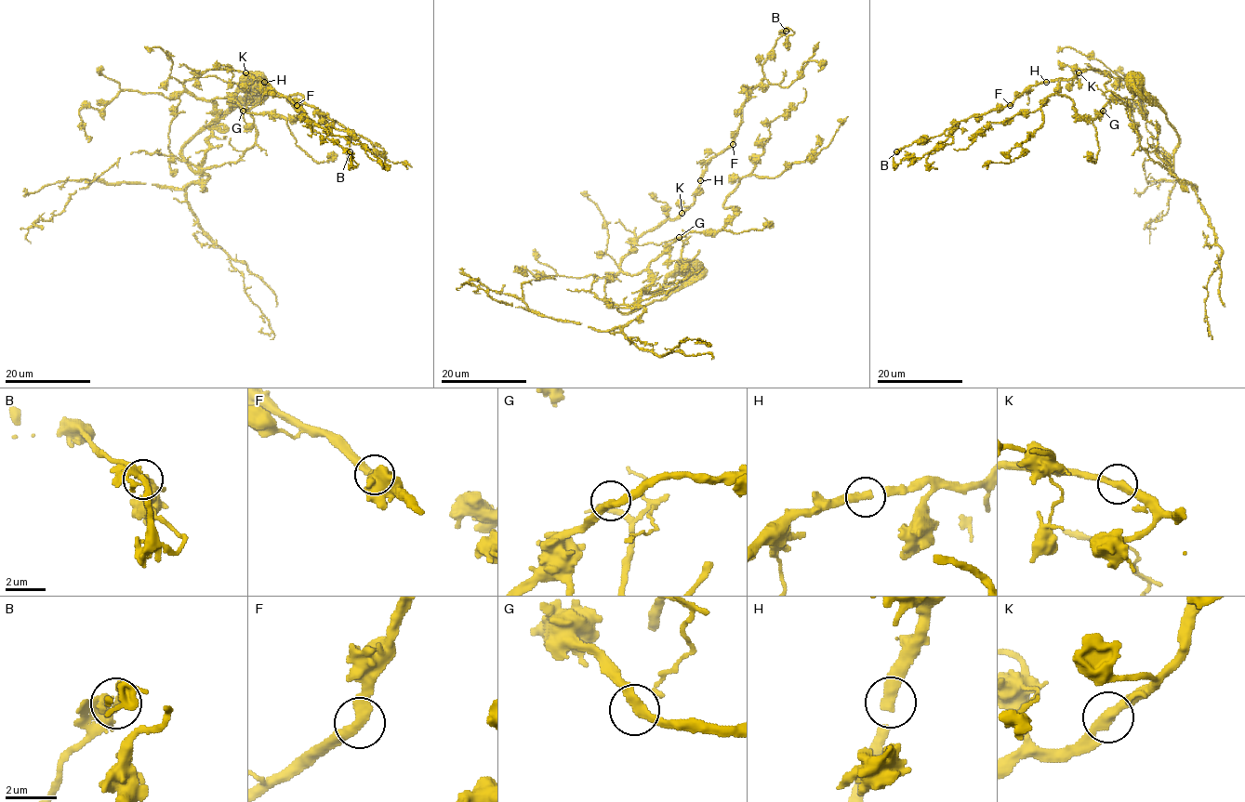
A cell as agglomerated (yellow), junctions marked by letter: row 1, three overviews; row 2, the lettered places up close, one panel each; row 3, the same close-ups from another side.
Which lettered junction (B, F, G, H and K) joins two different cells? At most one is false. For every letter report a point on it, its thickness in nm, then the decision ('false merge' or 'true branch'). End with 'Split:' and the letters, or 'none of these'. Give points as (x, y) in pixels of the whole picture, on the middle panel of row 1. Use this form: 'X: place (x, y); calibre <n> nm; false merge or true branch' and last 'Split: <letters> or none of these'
B: place (786, 31); calibre 320 nm; true branch
F: place (733, 144); calibre 400 nm; true branch
G: place (679, 237); calibre 340 nm; true branch
H: place (700, 180); calibre 360 nm; true branch
K: place (682, 213); calibre 340 nm; true branch
Split: none of these

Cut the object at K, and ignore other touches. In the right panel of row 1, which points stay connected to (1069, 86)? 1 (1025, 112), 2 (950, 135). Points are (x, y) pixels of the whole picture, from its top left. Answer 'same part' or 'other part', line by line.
1: other part
2: same part

